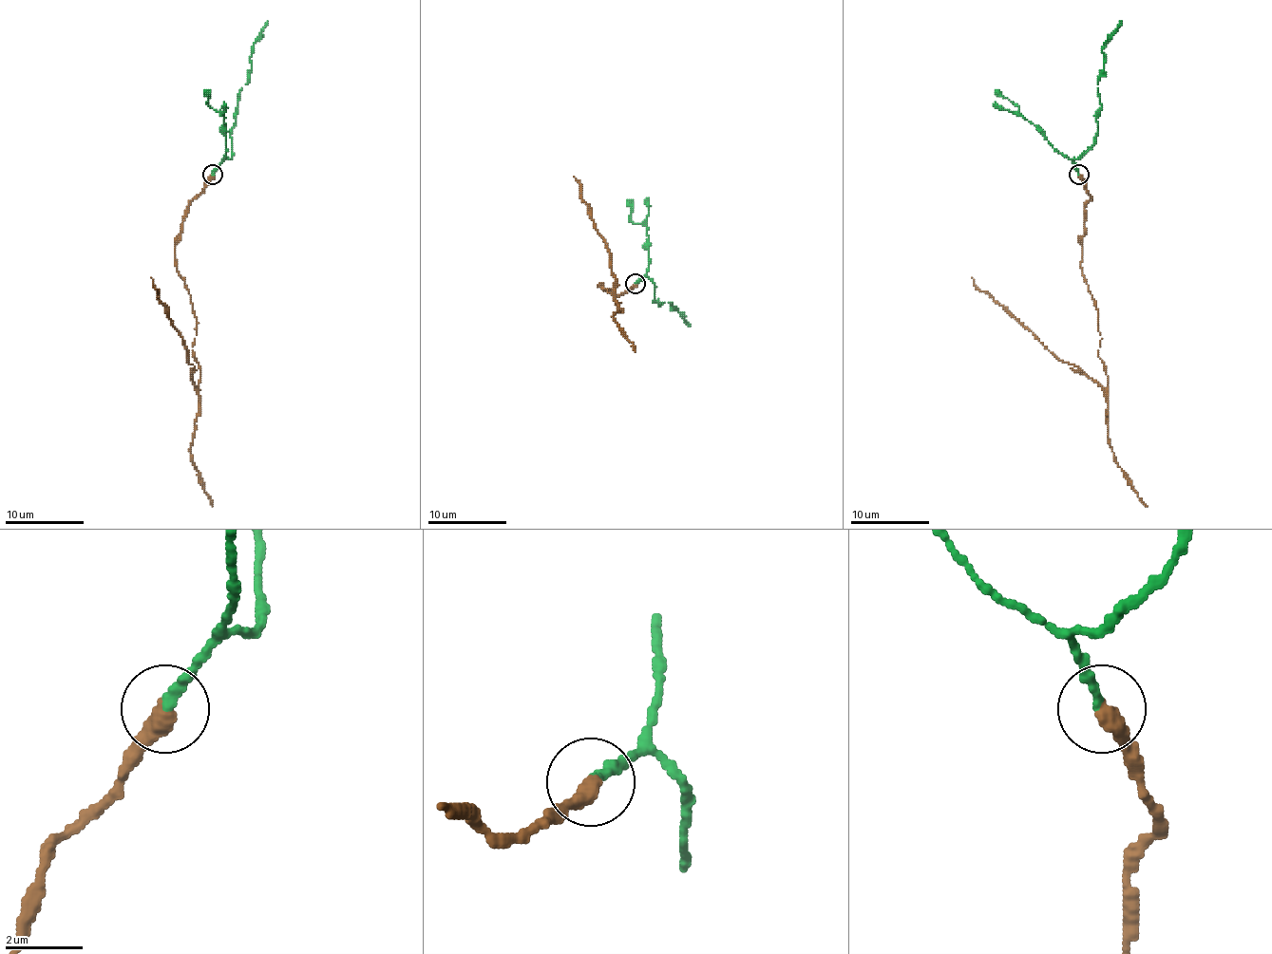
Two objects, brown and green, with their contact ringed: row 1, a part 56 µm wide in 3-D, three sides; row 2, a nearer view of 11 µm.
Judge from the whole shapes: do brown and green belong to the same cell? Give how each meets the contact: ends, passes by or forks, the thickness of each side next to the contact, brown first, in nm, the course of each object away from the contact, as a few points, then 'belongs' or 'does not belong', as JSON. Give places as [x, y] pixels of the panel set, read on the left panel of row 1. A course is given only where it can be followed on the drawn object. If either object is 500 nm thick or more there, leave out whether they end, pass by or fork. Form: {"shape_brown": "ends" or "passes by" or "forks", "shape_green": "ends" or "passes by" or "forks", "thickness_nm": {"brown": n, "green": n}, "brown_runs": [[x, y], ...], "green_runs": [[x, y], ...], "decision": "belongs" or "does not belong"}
{"shape_brown": "ends", "shape_green": "ends", "thickness_nm": {"brown": 440, "green": 280}, "brown_runs": [[212, 175], [188, 206], [175, 246], [177, 268], [196, 319], [196, 387], [188, 350], [151, 277]], "green_runs": [[212, 175], [232, 157], [232, 131], [239, 90], [248, 82], [248, 72], [252, 68], [252, 46], [267, 21]], "decision": "belongs"}

